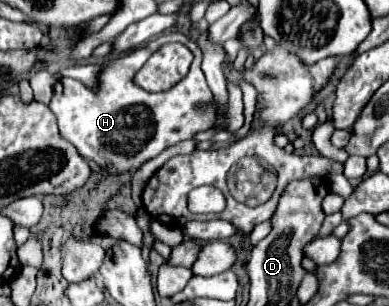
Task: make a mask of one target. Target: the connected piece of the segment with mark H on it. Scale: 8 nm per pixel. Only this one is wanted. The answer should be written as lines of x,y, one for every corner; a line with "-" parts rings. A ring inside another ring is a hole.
181,32
161,34
124,56
109,60
99,75
99,92
89,90
73,78
63,78
53,88
53,100
49,104
57,118
59,134
69,140
83,158
95,162
99,168
105,166
109,174
121,174
141,168
147,160
161,154
165,148
189,140
195,134
209,130
215,120
213,94
207,88
201,72
199,46
-
167,42
181,42
193,52
193,64
189,74
167,92
147,92
135,86
133,77
149,59
150,55

